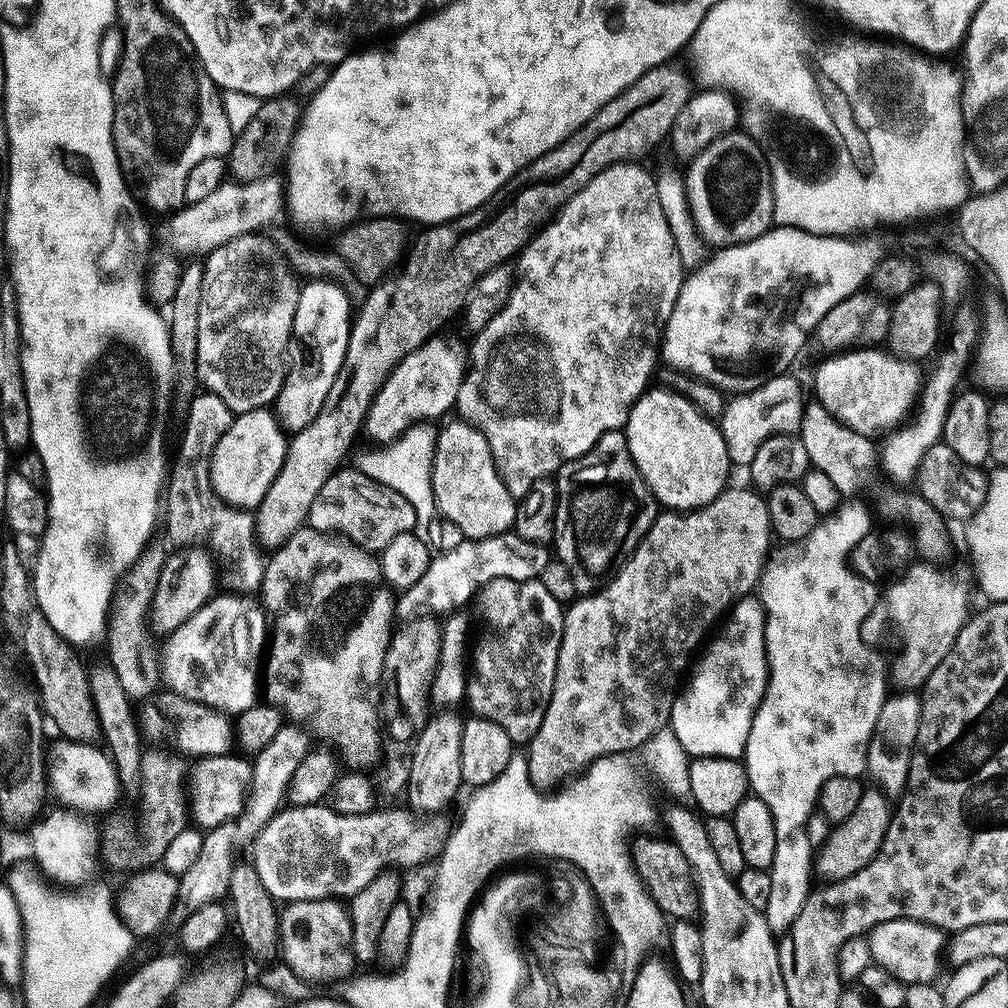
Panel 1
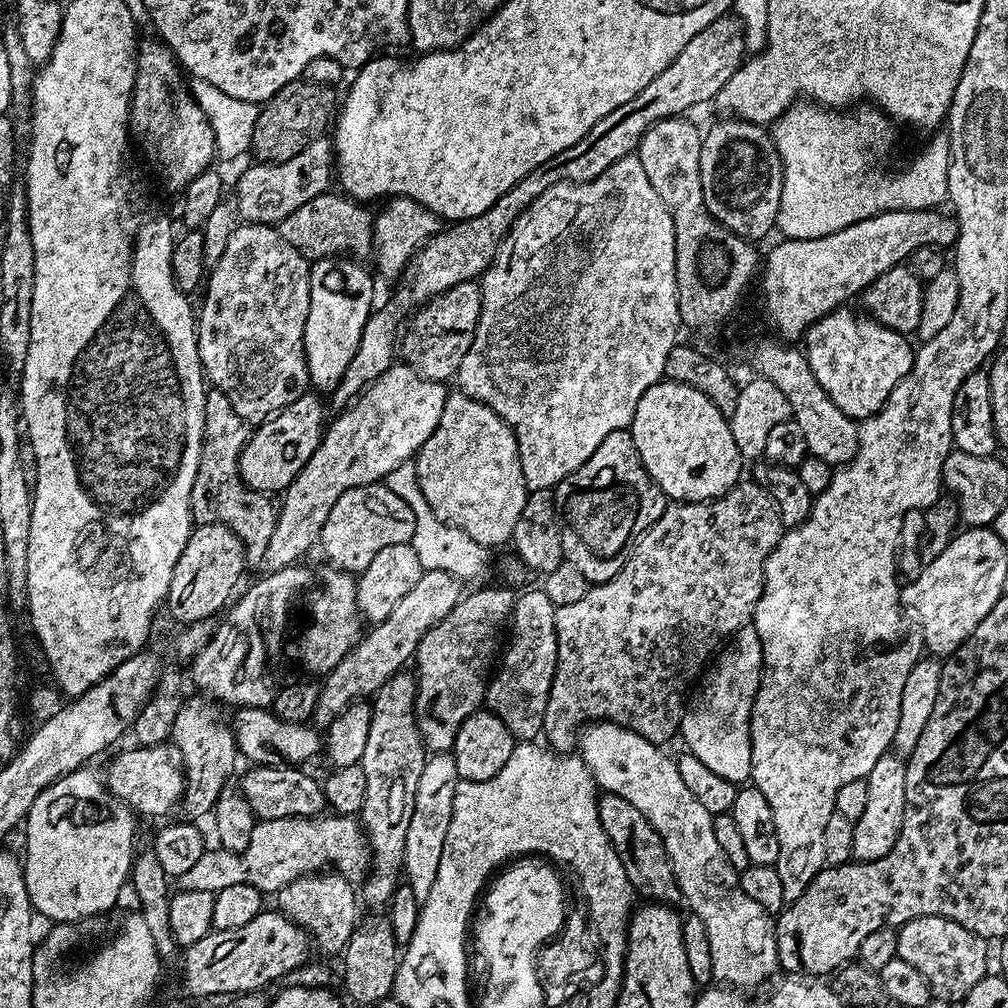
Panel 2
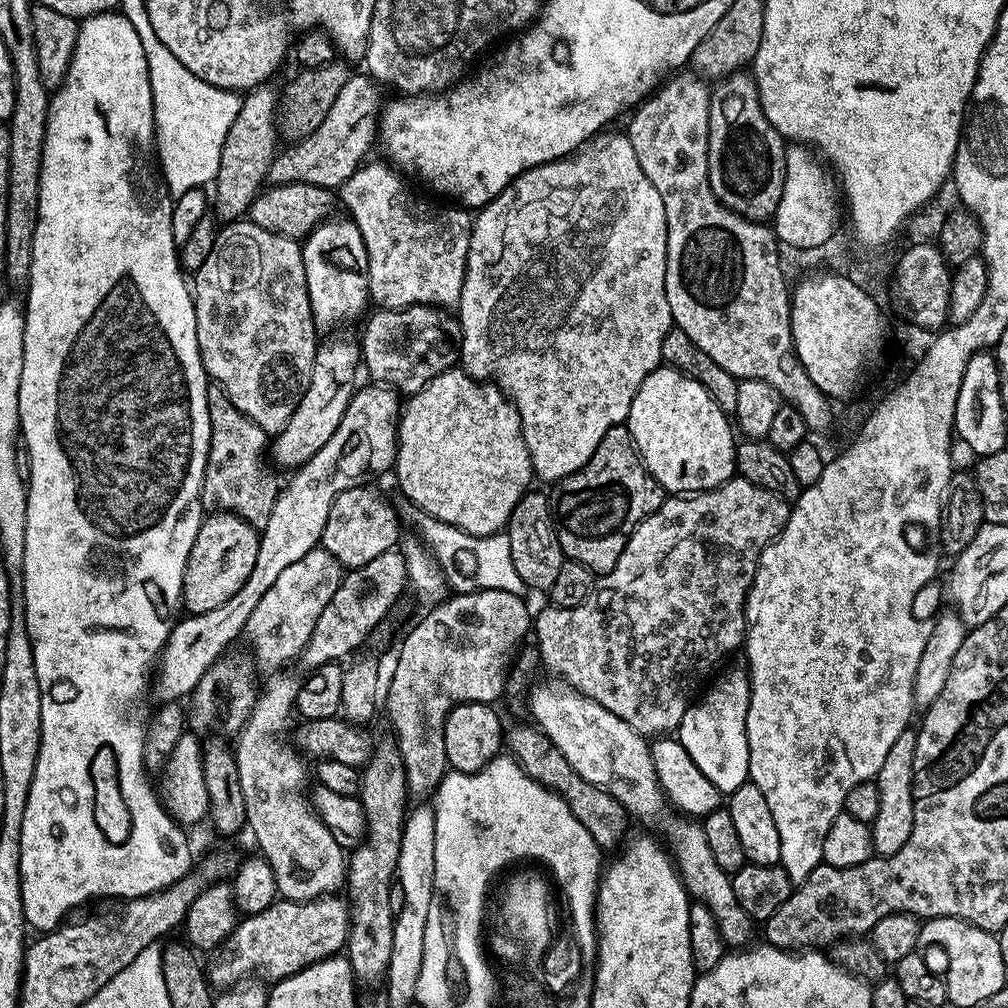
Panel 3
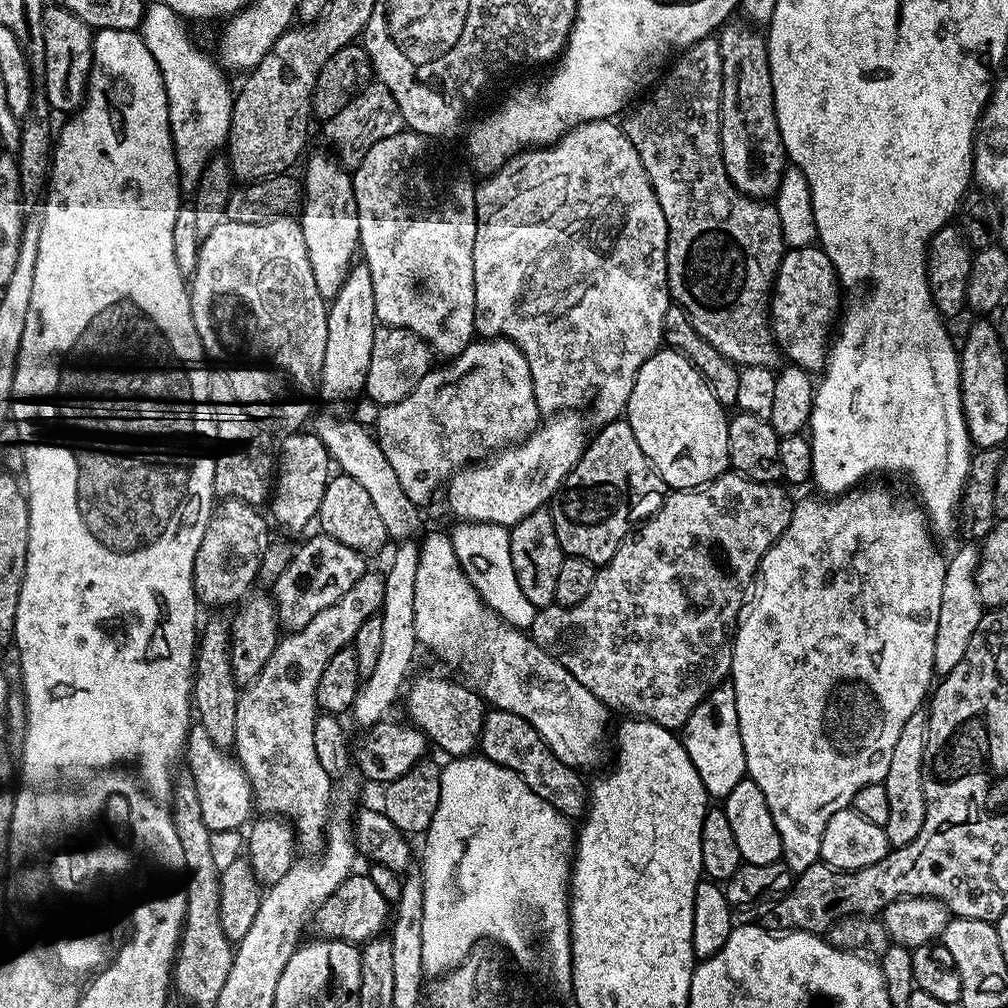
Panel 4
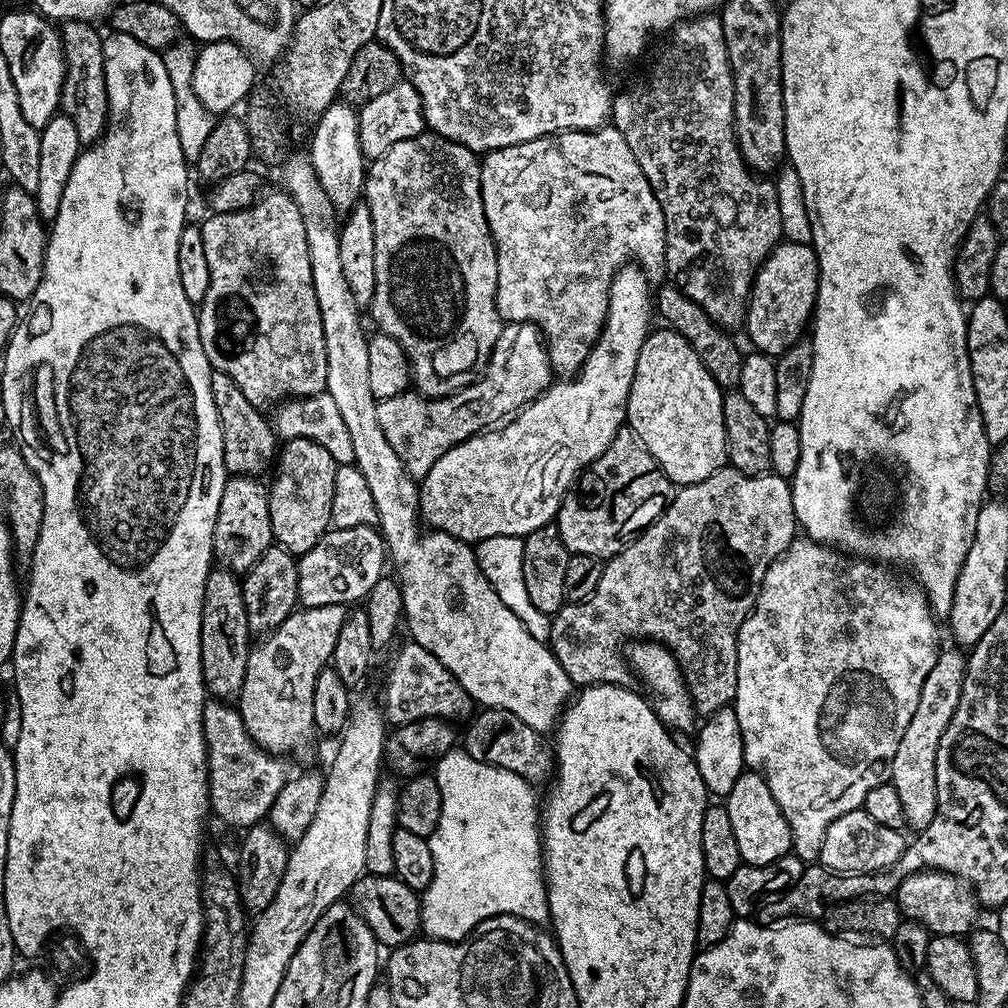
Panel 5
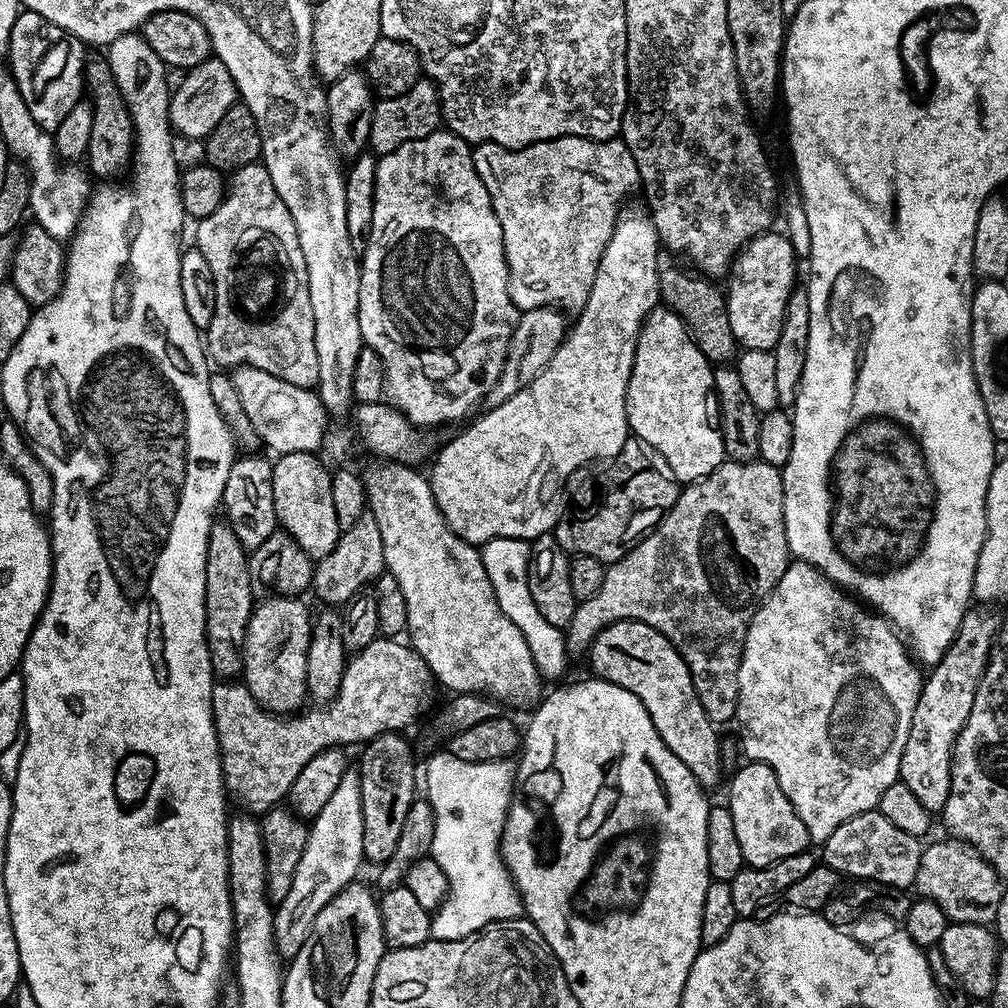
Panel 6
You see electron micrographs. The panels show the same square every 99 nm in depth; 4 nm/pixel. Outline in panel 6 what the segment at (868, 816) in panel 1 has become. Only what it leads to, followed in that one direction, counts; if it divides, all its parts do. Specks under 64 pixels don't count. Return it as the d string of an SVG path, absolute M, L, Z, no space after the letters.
M969 607L958 626L958 634L952 639L952 645L944 651L937 664L931 665L929 672L932 673L929 676L927 673L923 681L910 734L902 750L899 783L910 786L914 798L926 806L929 814L943 813L946 798L950 798L952 747L966 718L970 718L976 687L988 665L988 656L1000 630L1001 617L996 617L988 608L991 607Z

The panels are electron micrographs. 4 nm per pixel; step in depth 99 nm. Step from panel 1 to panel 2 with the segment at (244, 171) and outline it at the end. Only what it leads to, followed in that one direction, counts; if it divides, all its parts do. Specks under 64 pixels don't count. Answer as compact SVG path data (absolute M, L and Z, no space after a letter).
M304 79L299 80L292 80L287 84L286 86L282 86L282 90L278 90L276 93L274 93L273 96L271 96L270 99L263 101L262 107L260 108L260 113L258 114L258 118L254 122L254 134L252 135L252 143L250 145L250 152L251 155L256 155L255 159L257 161L263 162L265 164L273 164L274 162L282 162L283 160L289 160L294 156L294 154L298 154L306 145L309 144L310 141L317 139L321 135L320 132L323 130L324 127L329 127L330 124L330 116L328 120L328 114L331 112L333 113L334 110L334 104L332 108L332 92L333 89L331 87L325 87L322 84L312 84L310 81L306 81Z

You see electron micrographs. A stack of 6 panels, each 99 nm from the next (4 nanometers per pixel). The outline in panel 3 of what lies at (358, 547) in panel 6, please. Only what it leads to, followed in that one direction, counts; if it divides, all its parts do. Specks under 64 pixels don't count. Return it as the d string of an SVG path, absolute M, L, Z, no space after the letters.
M322 546L312 548L306 558L282 570L274 586L262 594L262 602L254 606L244 627L246 640L252 643L250 651L261 673L279 673L283 664L291 660L299 661L303 657L304 648L322 610L326 610L345 575L342 565Z

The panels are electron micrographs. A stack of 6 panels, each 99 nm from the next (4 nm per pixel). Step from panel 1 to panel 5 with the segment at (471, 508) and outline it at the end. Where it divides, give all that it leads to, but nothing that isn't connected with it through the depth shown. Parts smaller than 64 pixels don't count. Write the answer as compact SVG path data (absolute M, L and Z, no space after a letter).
M509 323L501 327L500 337L487 364L484 365L484 371L479 373L471 384L467 384L465 388L459 388L457 392L452 392L448 396L429 398L409 390L394 398L377 400L378 426L382 426L382 434L386 434L386 442L394 446L394 454L402 458L409 474L413 478L423 478L430 470L430 466L434 466L434 462L438 462L438 458L442 458L446 450L507 421L521 408L539 398L545 388L549 387L548 376L550 377L548 349L544 343L544 335L540 333L539 328L535 324Z

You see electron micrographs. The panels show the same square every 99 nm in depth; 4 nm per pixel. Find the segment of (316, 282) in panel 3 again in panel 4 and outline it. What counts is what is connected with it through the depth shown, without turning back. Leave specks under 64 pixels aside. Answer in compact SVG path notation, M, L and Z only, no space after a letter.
M316 152L310 156L307 157L308 165L304 168L304 180L302 176L302 211L298 219L302 238L306 238L306 250L310 254L310 266L314 270L314 282L318 282L318 290L324 297L331 298L338 294L338 290L342 290L342 282L346 282L346 274L358 256L358 202L354 198L352 172L345 168L335 155L323 156L322 153Z

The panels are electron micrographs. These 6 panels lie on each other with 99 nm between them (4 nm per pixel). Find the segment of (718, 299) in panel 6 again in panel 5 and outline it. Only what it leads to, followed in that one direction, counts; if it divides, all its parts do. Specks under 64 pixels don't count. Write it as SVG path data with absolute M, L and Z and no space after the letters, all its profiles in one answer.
M664 282L659 288L660 293L655 293L654 296L654 308L659 319L661 316L664 319L661 321L667 327L673 328L678 334L682 334L682 338L686 338L686 342L690 342L694 354L702 358L702 366L710 370L710 378L714 378L716 385L722 390L739 389L745 353L740 352L739 346L732 341L733 335L712 321L706 310L702 310L702 306L698 306L698 302L691 300L681 288L676 287L675 283Z

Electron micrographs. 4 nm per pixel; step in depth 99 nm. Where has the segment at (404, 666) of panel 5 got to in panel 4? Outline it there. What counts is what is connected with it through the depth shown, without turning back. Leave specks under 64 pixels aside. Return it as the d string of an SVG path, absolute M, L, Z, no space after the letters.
M420 676L413 684L412 682L413 680L406 688L410 716L408 718L411 723L419 728L431 743L433 740L445 752L445 757L473 755L480 742L486 715L484 697L467 683L455 684L454 681L443 680L440 676Z

